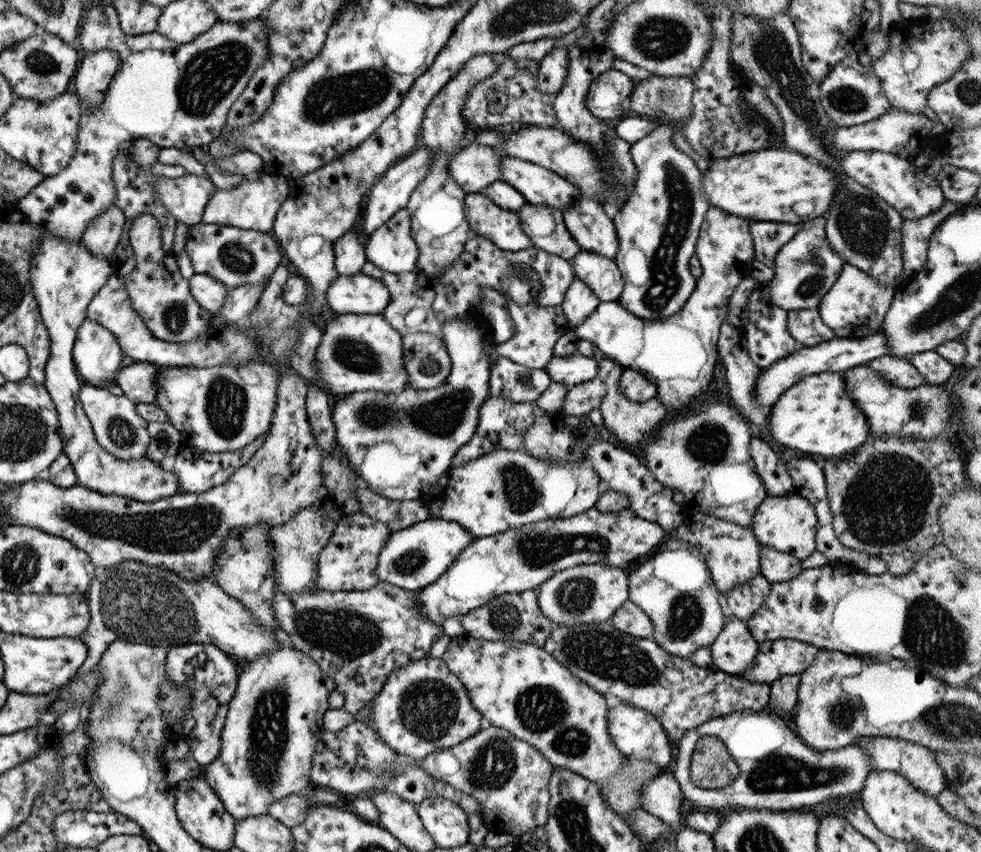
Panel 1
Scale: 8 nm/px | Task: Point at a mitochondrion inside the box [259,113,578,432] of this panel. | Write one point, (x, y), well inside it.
(354, 353)

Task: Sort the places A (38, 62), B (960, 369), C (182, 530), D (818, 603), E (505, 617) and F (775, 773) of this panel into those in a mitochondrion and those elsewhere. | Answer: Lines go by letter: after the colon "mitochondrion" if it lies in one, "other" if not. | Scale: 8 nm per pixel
A: mitochondrion
B: other
C: mitochondrion
D: other
E: mitochondrion
F: mitochondrion

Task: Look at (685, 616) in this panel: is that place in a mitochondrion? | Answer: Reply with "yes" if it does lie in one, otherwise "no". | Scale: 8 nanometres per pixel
yes

